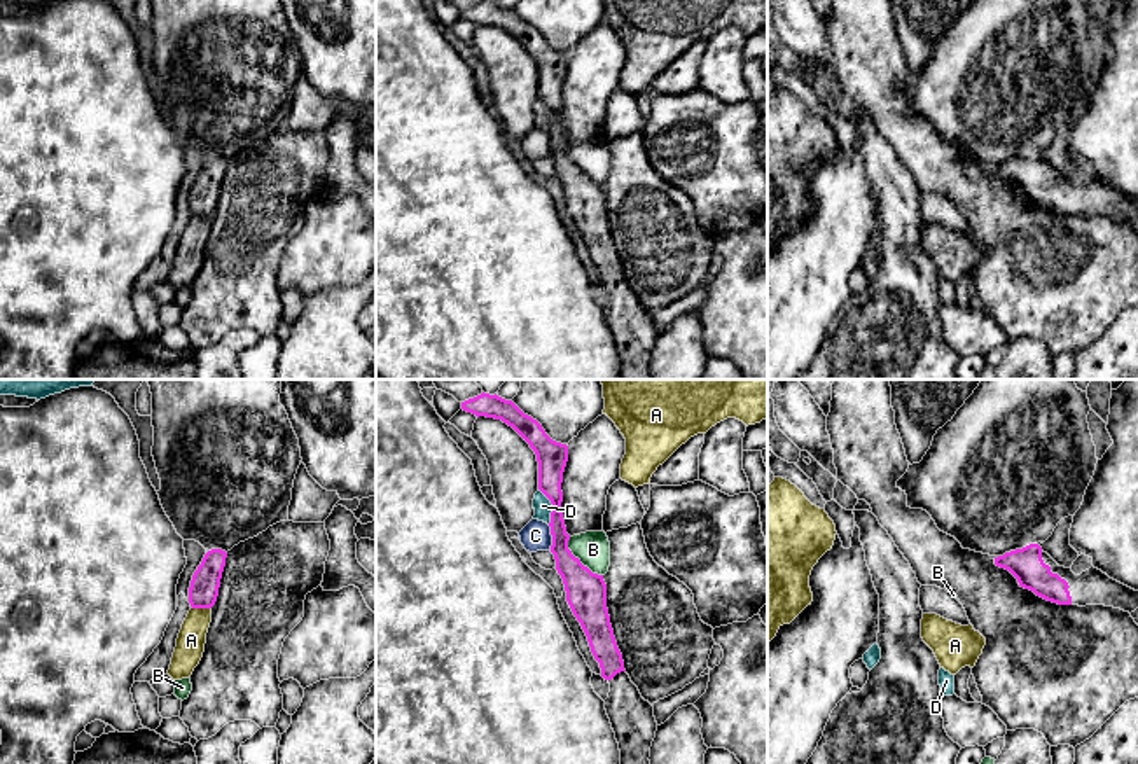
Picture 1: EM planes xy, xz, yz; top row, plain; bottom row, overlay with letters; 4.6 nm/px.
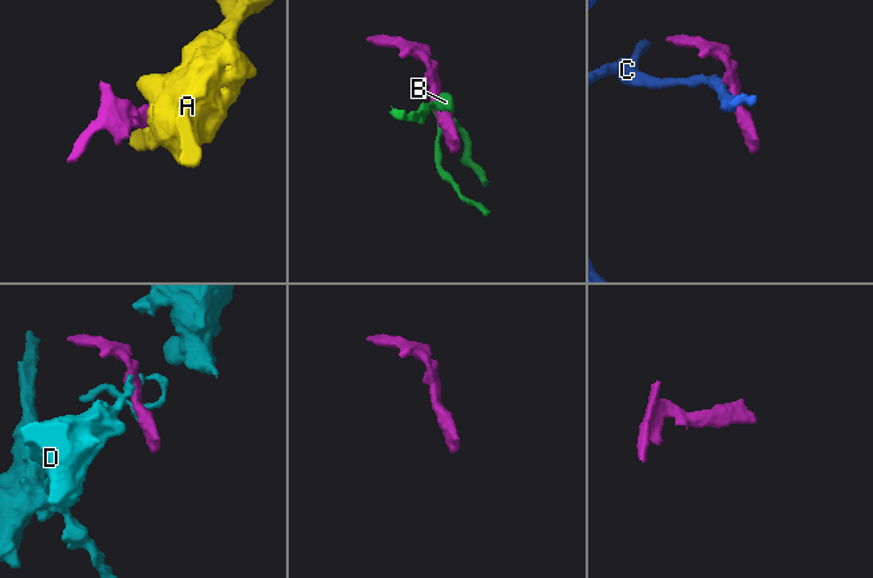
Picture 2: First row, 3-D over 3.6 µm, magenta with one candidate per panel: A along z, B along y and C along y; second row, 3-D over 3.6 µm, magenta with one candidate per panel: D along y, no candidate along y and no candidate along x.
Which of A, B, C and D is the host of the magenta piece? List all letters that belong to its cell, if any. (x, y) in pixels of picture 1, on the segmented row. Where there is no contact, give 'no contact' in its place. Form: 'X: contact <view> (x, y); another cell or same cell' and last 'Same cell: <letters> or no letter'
A: contact xy (201, 607); another cell
B: contact xz (579, 560); another cell
C: contact xz (553, 537); another cell
D: contact xz (553, 506); another cell
Same cell: no letter

